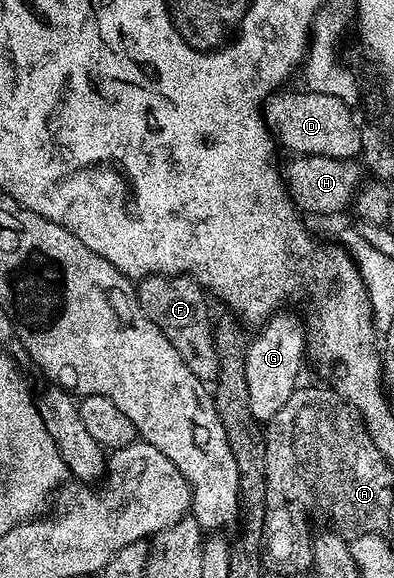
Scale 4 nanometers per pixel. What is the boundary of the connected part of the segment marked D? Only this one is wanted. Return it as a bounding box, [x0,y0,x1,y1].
[263,89,363,159]

